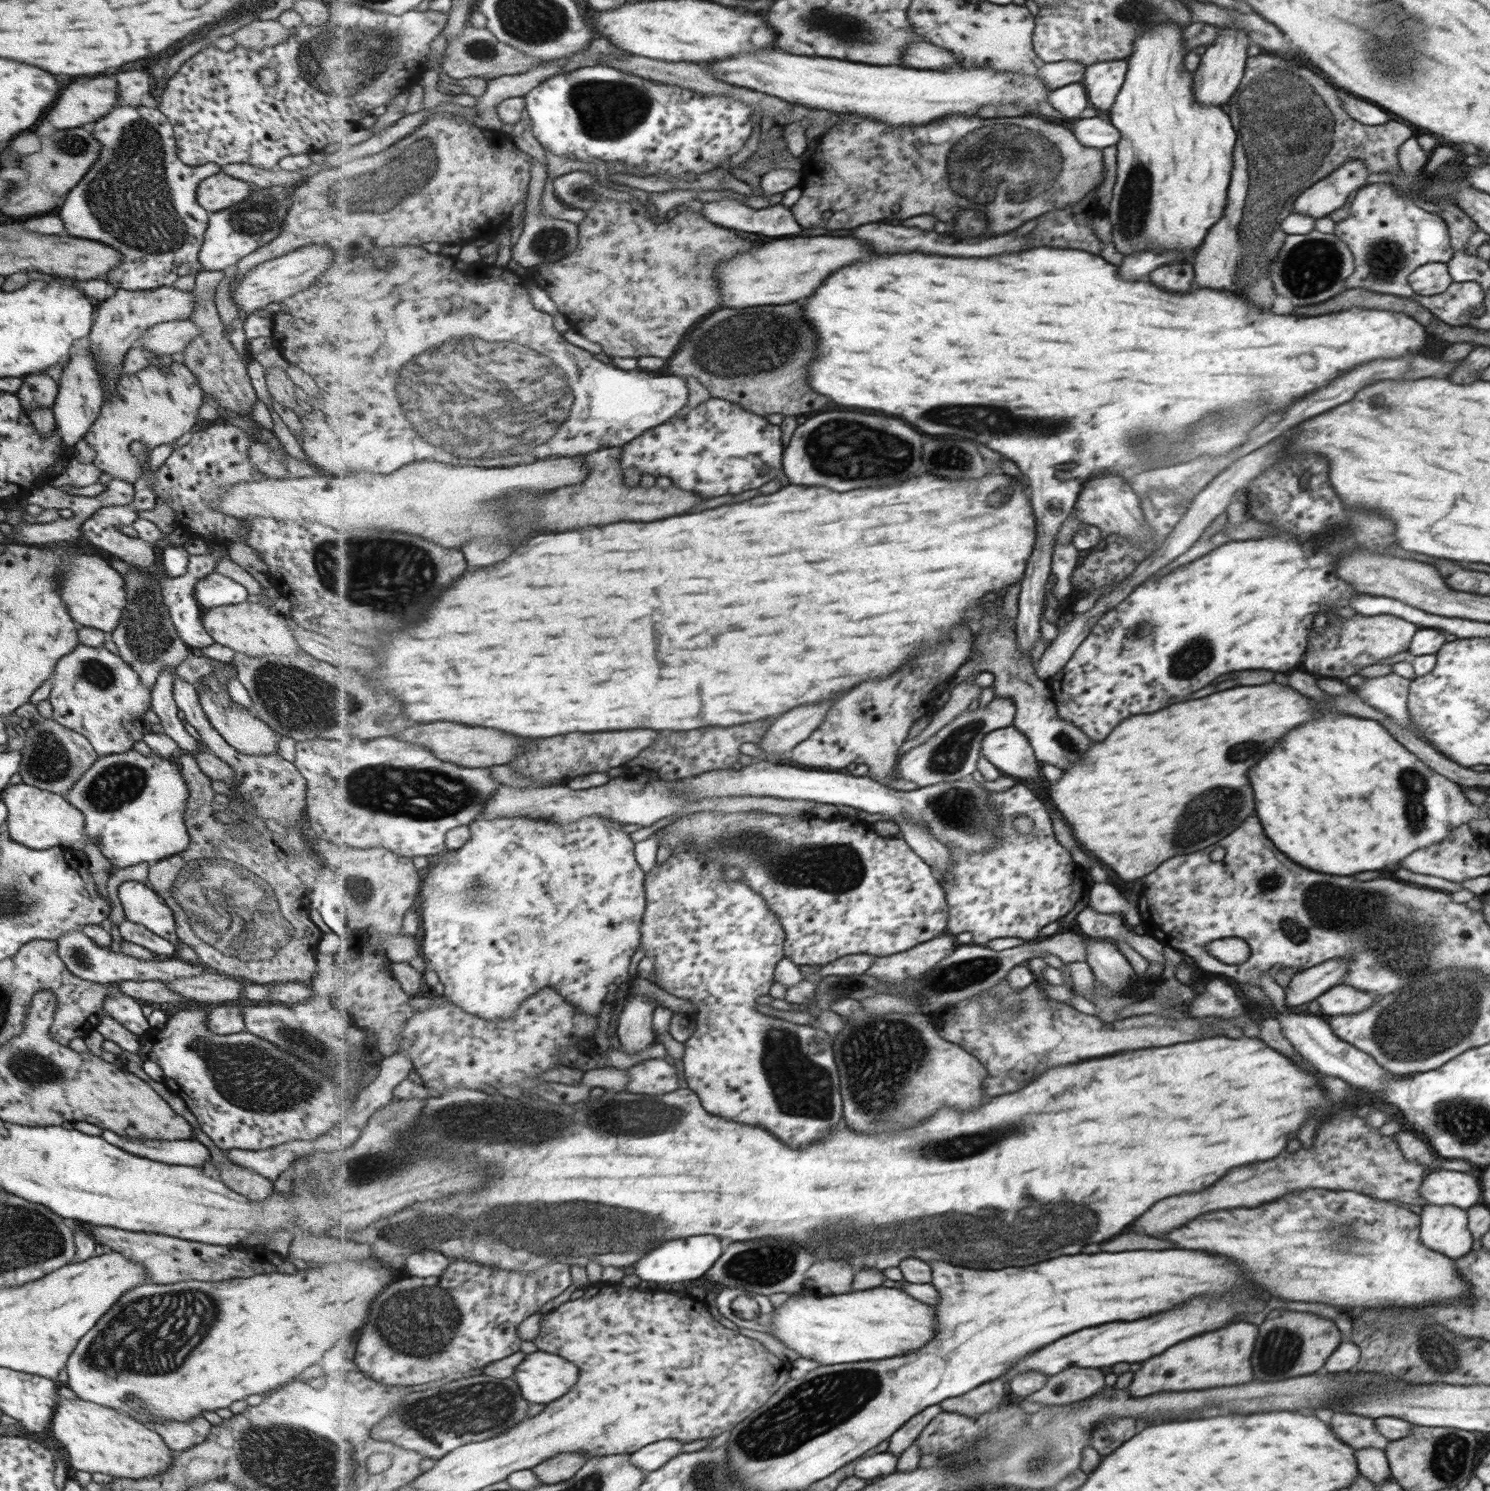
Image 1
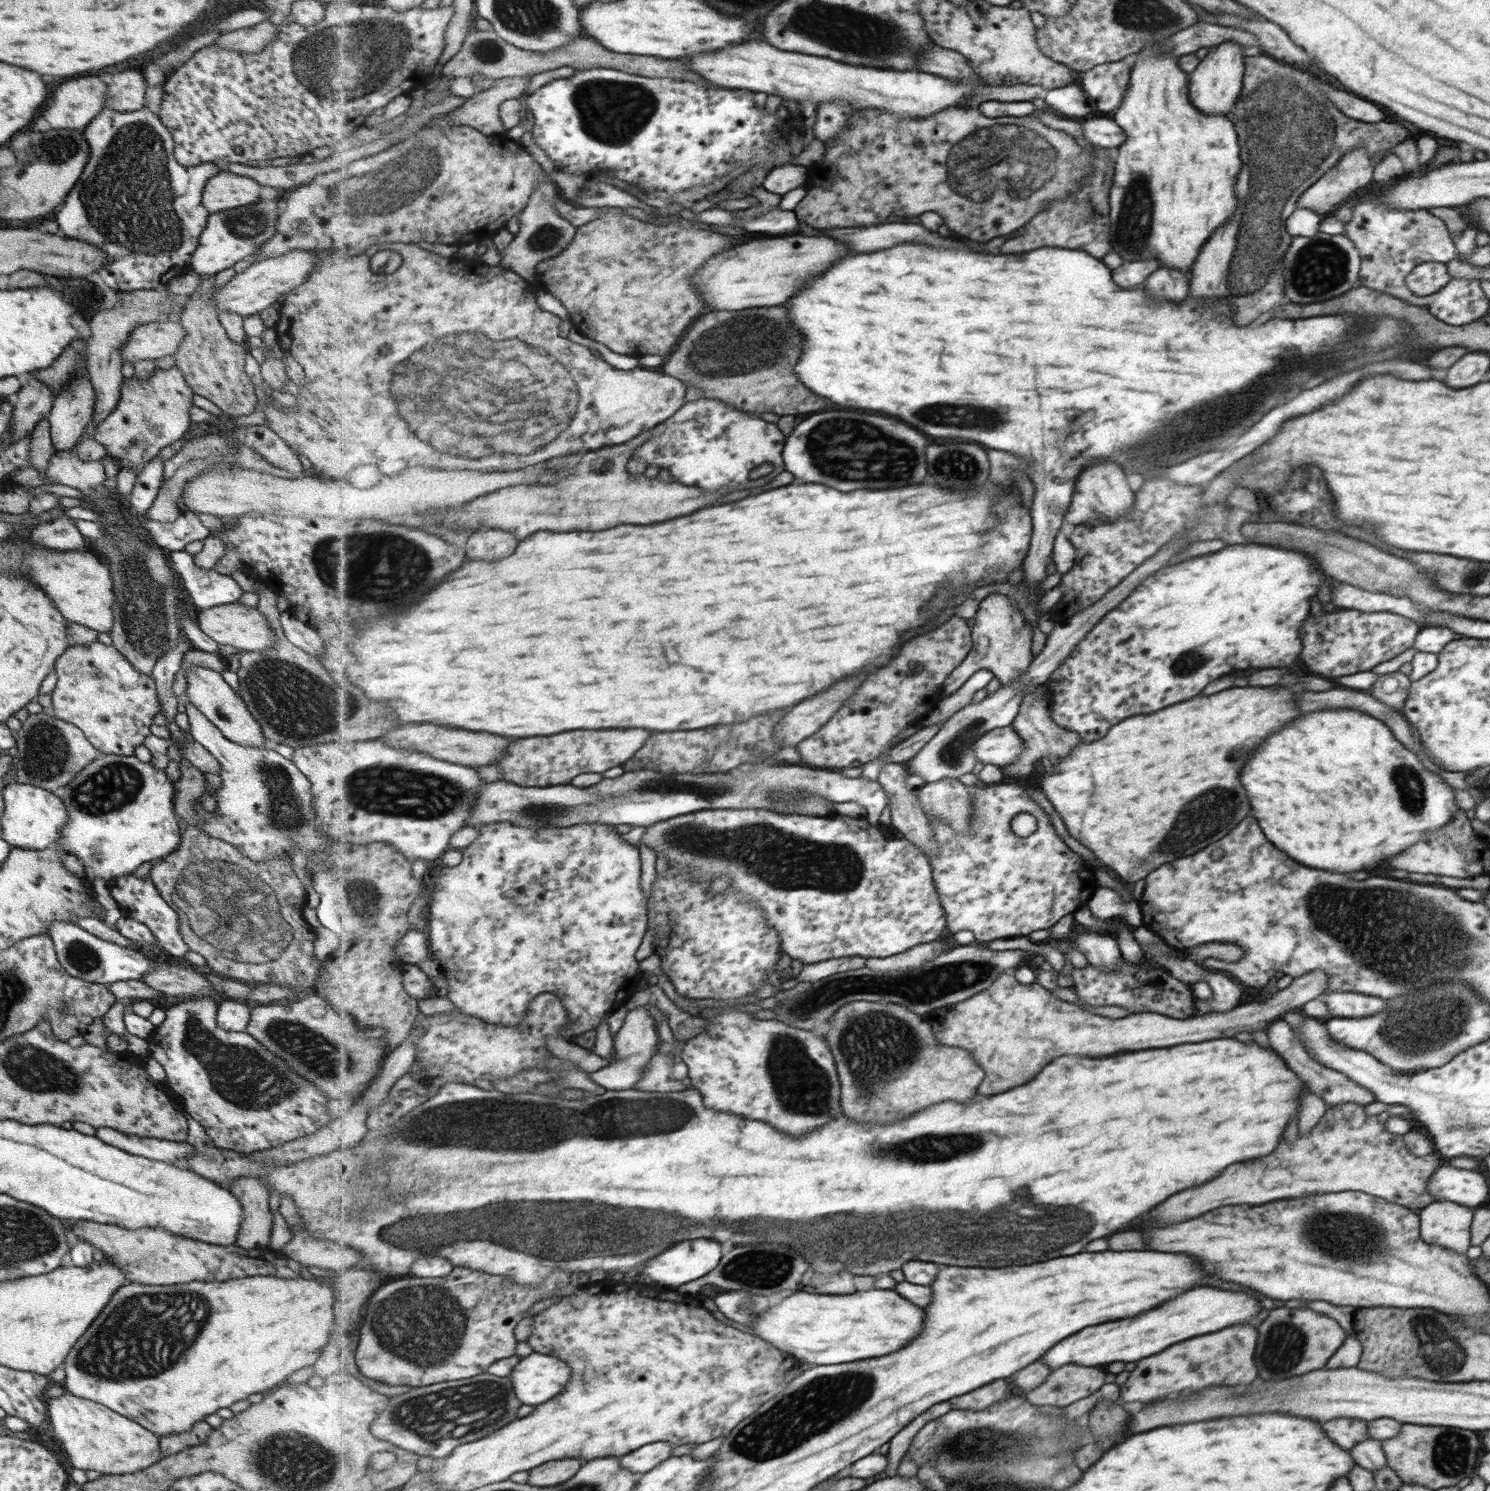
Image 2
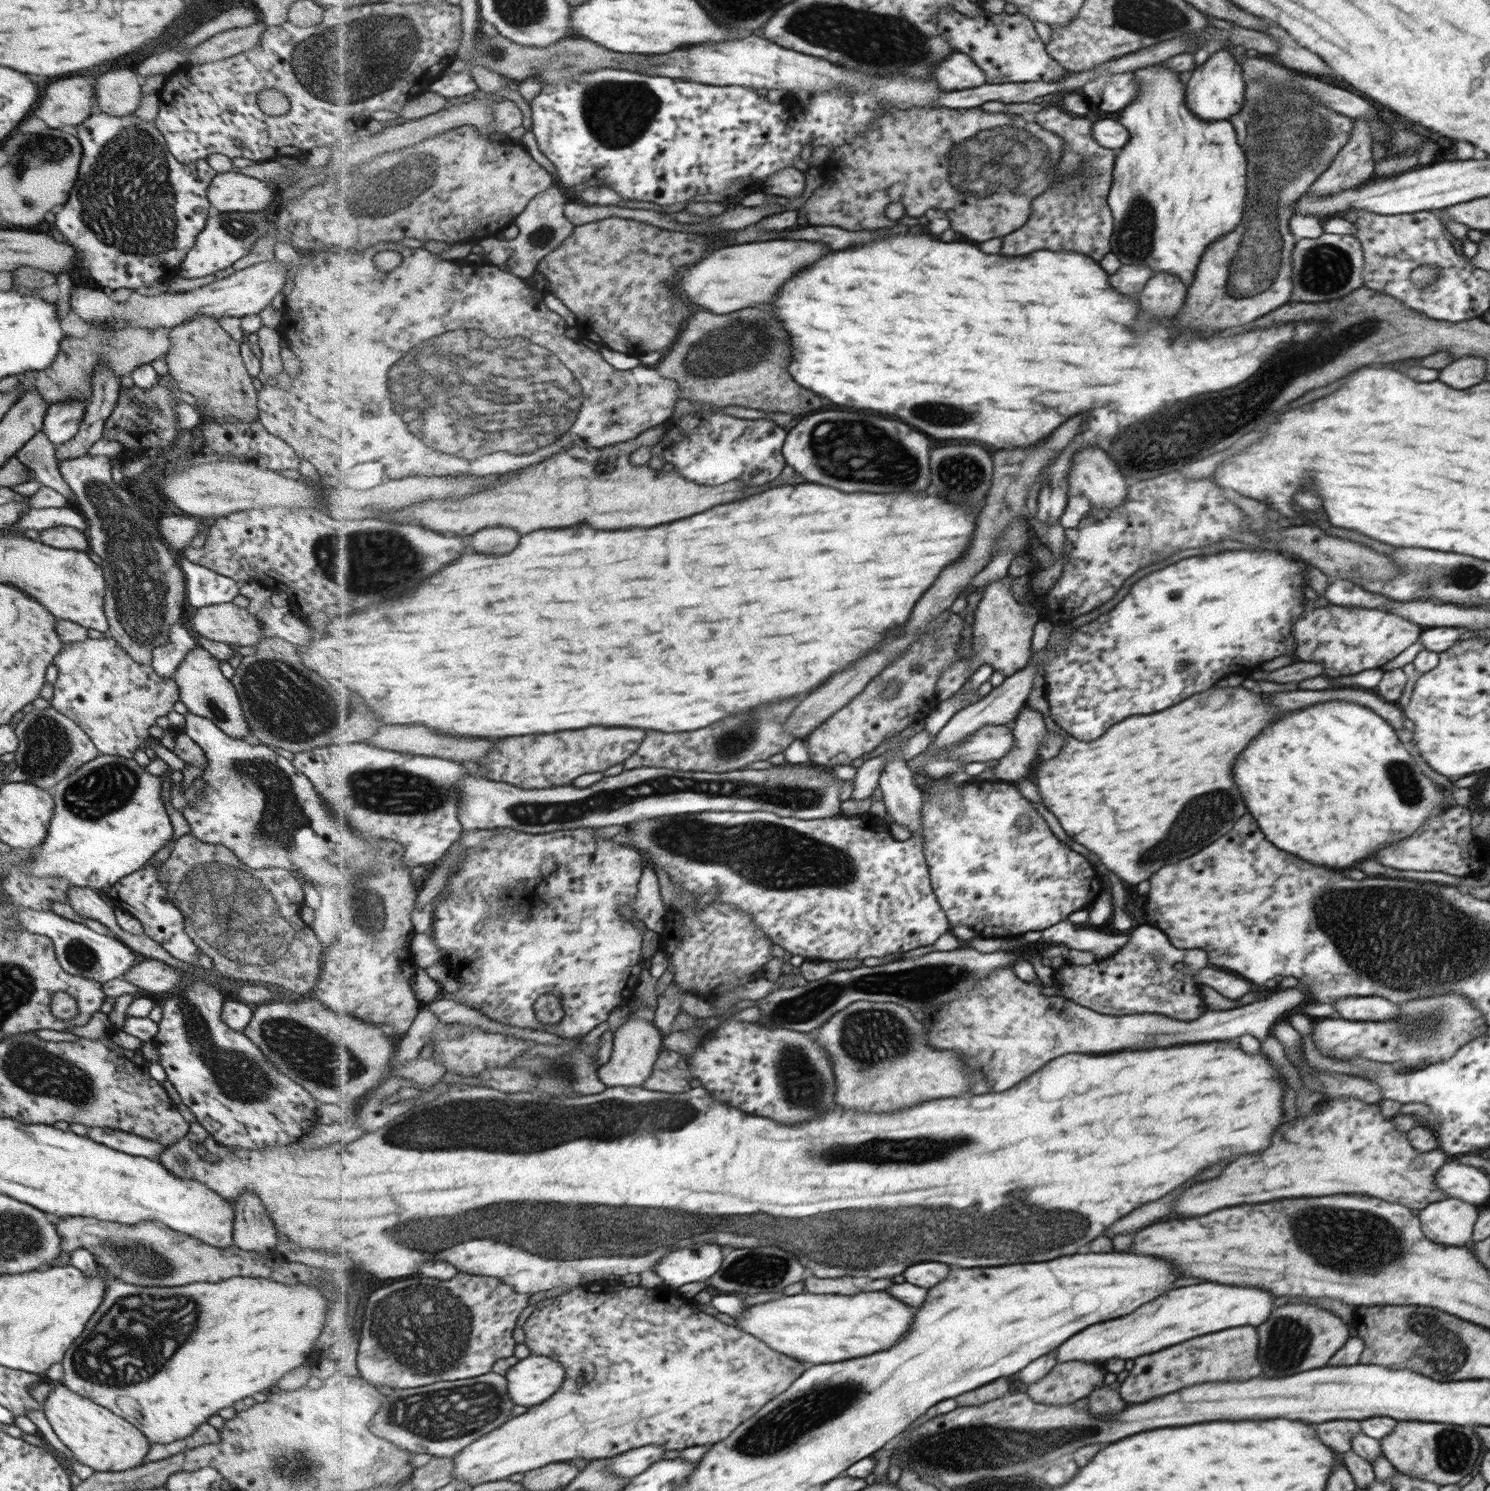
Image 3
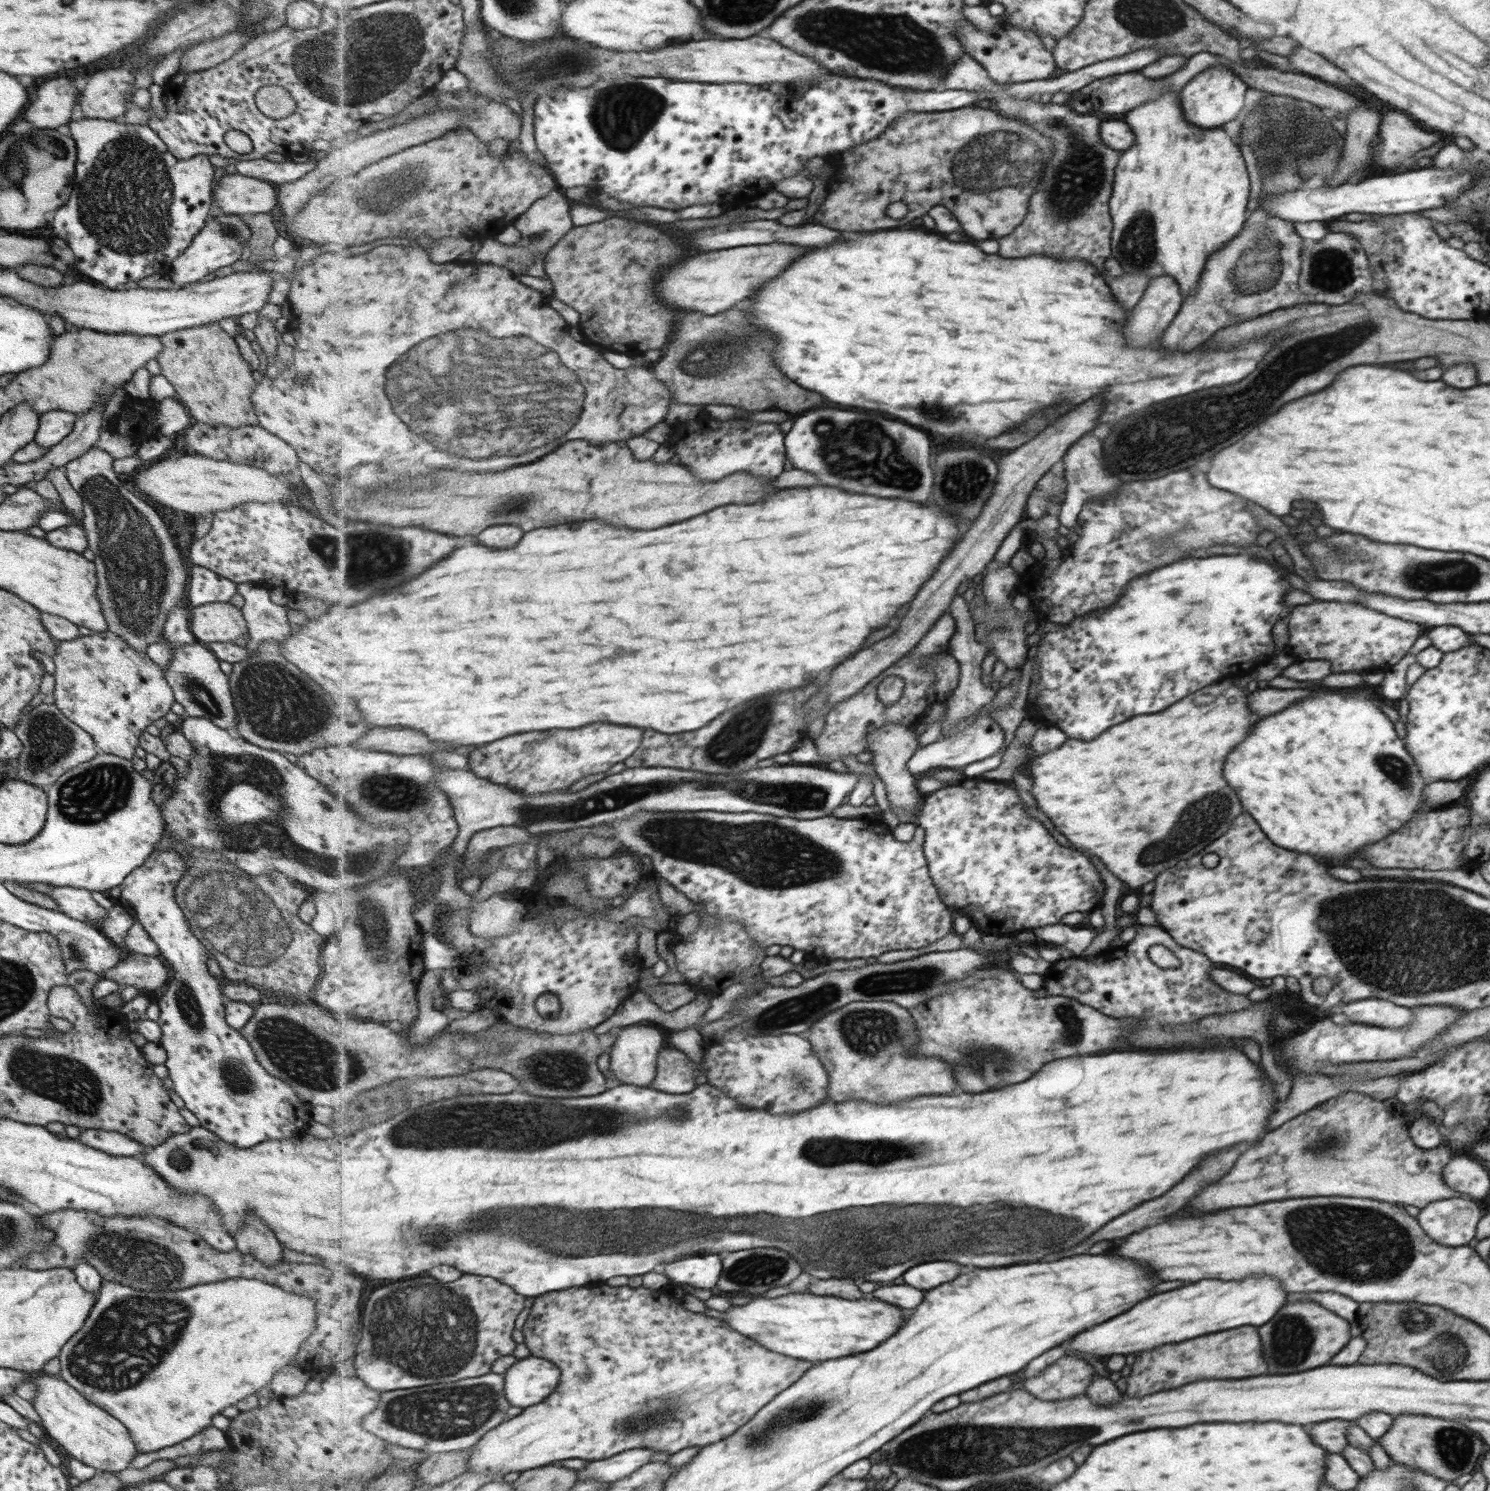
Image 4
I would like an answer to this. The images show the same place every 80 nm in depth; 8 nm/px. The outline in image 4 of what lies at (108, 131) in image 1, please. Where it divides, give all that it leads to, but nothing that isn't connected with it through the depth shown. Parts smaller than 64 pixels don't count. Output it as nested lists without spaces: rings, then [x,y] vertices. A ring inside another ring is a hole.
[[[81,117],[69,123],[68,126],[68,134],[75,140],[77,148],[74,188],[68,197],[68,202],[65,202],[64,206],[56,212],[56,218],[52,220],[52,230],[56,237],[65,240],[72,248],[76,268],[81,273],[87,274],[91,282],[110,289],[136,285],[139,280],[151,274],[167,273],[173,260],[190,246],[192,239],[205,227],[207,219],[210,218],[208,210],[213,205],[212,178],[214,178],[215,171],[209,160],[210,155],[197,154],[189,160],[179,160],[171,152],[168,152],[164,141],[148,125],[130,124],[120,119]]]

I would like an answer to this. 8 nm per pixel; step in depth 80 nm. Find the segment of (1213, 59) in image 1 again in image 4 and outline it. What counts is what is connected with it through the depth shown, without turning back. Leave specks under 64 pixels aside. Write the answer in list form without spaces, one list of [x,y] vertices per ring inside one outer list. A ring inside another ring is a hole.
[[[1215,64],[1200,74],[1194,75],[1192,80],[1183,86],[1180,99],[1185,117],[1200,128],[1218,128],[1226,122],[1234,120],[1236,114],[1242,110],[1246,88],[1248,86],[1240,80],[1233,69],[1223,64]]]

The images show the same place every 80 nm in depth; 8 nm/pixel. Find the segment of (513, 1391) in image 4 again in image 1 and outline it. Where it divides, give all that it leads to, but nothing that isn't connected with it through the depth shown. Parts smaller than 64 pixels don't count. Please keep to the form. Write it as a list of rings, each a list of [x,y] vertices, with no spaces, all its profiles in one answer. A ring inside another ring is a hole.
[[[550,1352],[530,1354],[515,1374],[530,1403],[548,1405],[566,1396],[580,1380],[581,1370],[566,1358]]]

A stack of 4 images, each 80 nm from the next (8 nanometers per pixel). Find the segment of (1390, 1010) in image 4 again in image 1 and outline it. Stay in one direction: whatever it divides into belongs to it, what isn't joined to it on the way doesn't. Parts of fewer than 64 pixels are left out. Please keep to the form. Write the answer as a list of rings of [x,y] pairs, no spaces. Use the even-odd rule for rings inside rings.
[[[1340,983],[1315,1000],[1320,1005],[1321,1012],[1326,1017],[1330,1017],[1362,1012],[1371,1007],[1378,1000],[1378,996],[1351,987],[1346,983]]]

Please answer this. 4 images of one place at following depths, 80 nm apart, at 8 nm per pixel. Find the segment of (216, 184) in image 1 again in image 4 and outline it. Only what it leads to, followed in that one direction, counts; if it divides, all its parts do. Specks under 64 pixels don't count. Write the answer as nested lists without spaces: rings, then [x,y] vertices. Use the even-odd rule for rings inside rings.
[[[225,172],[213,189],[213,200],[228,215],[276,213],[276,190],[269,181]]]

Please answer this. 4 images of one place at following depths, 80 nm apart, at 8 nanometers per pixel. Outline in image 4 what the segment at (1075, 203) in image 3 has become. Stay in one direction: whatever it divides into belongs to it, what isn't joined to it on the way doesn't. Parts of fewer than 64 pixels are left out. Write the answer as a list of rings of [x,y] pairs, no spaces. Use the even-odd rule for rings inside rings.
[[[966,53],[949,74],[944,88],[954,90],[988,91],[993,94],[992,108],[1004,116],[1012,116],[1040,130],[1044,136],[1054,142],[1054,158],[1046,164],[1042,184],[1034,192],[1030,202],[1030,216],[1026,224],[1004,236],[1002,256],[1032,256],[1032,254],[1054,254],[1056,258],[1078,258],[1094,264],[1104,276],[1106,282],[1112,279],[1104,268],[1104,262],[1112,255],[1112,210],[1108,210],[1108,200],[1112,198],[1114,168],[1118,164],[1120,152],[1110,150],[1098,134],[1100,120],[1094,115],[1086,116],[1072,112],[1068,106],[1058,104],[1040,104],[1032,100],[1012,98],[1007,92],[1007,84],[996,82],[988,69],[972,55]],[[1048,238],[1048,240],[1036,240]],[[1070,254],[1070,256],[1068,256]]]

